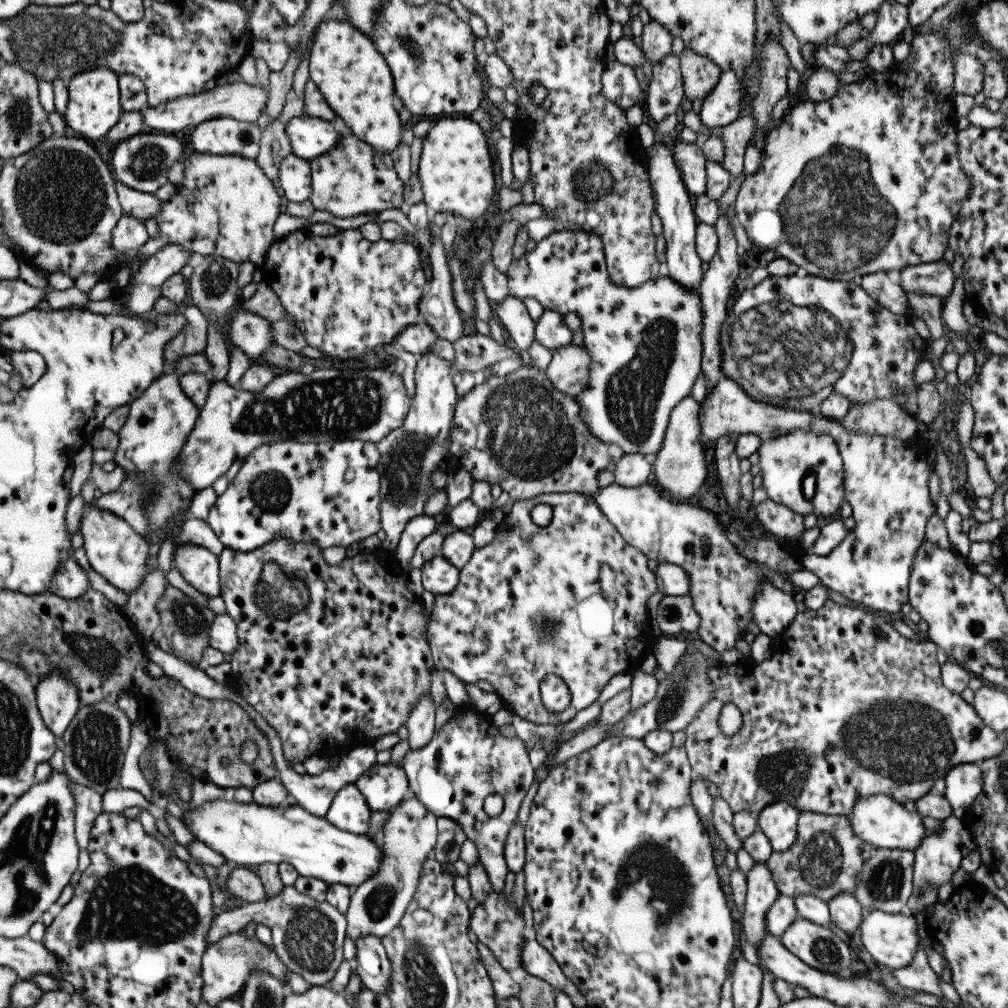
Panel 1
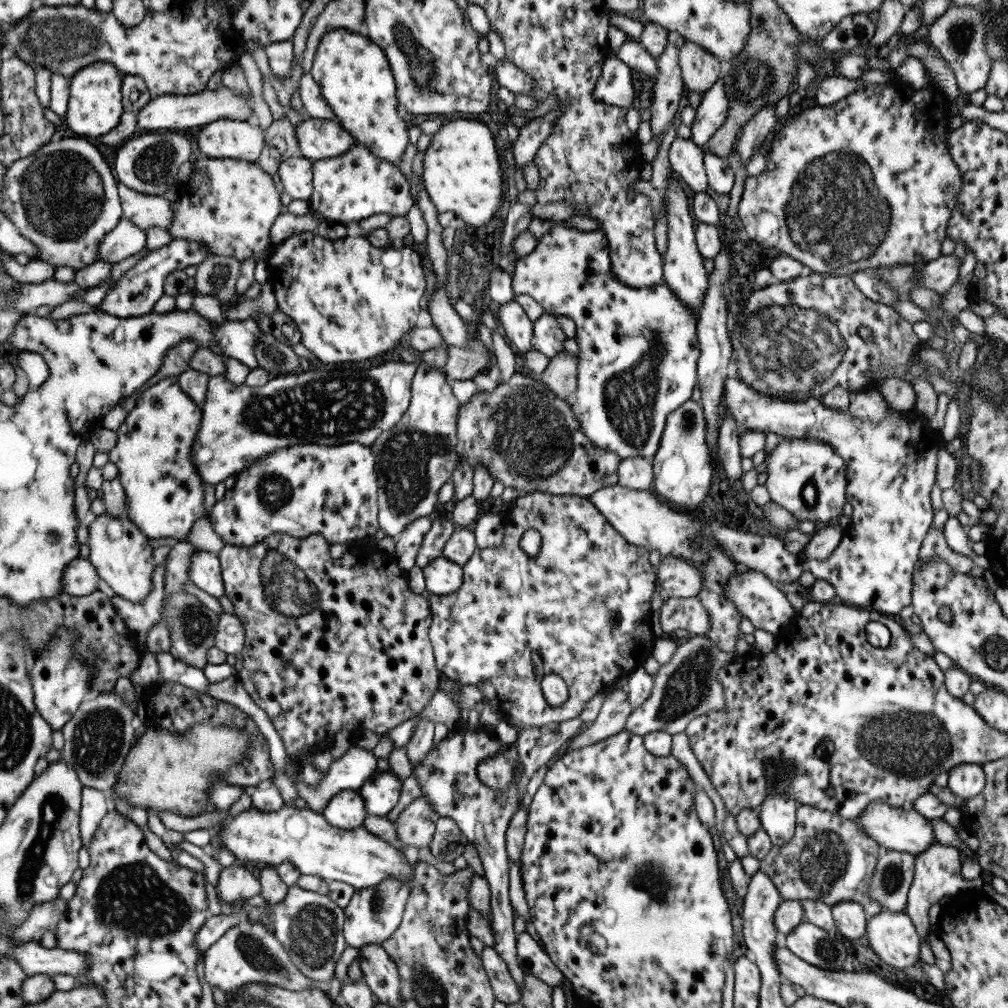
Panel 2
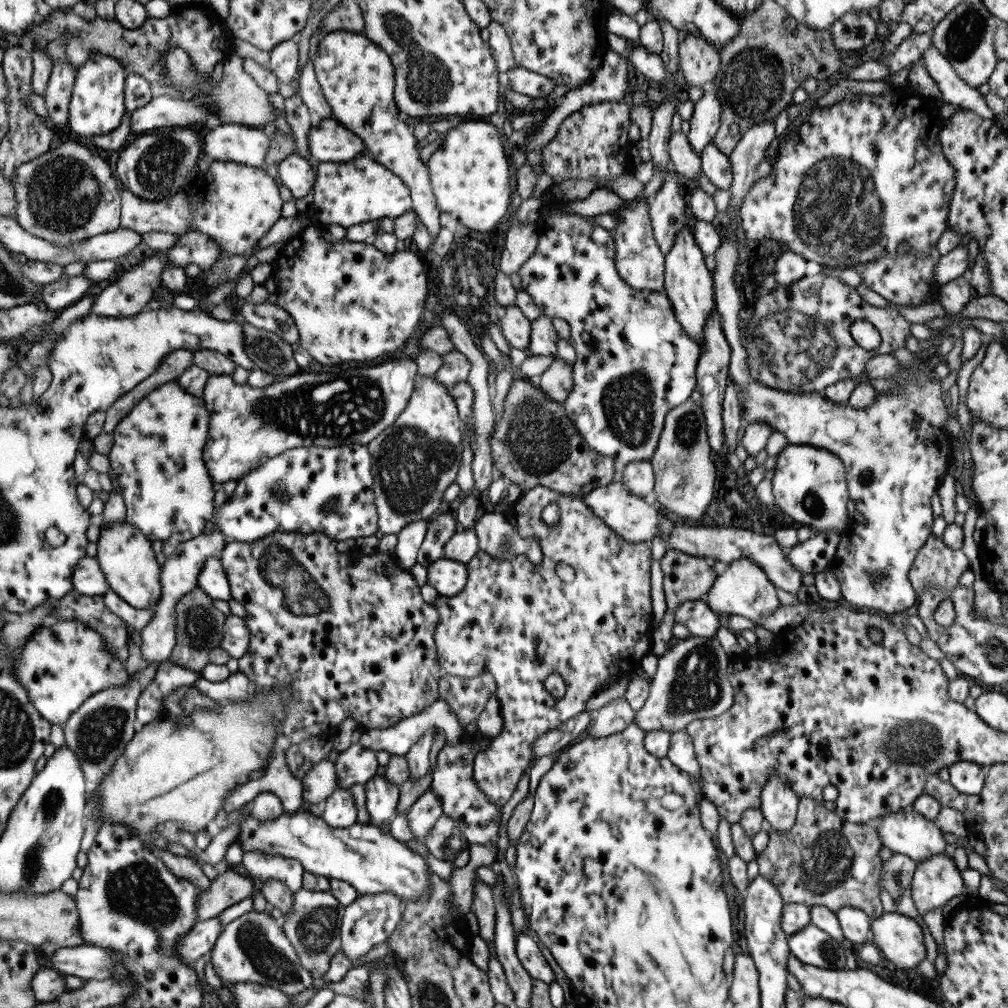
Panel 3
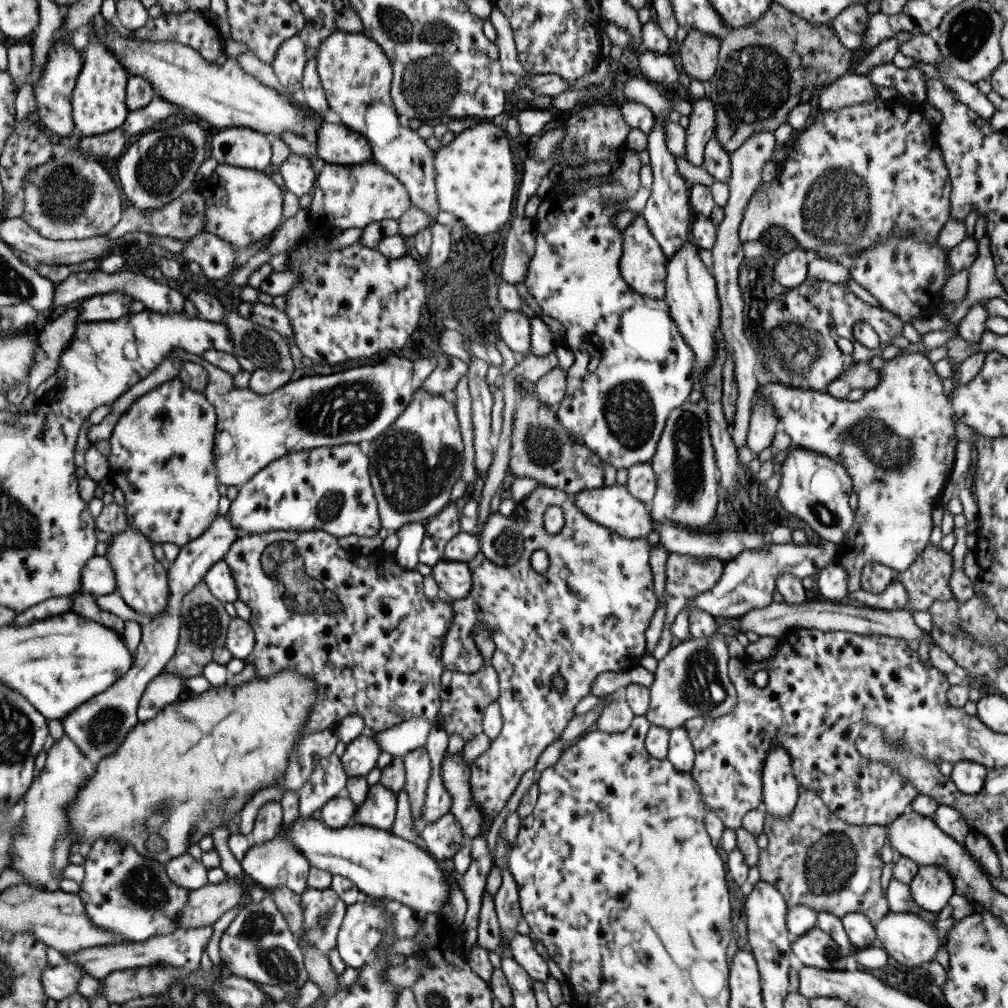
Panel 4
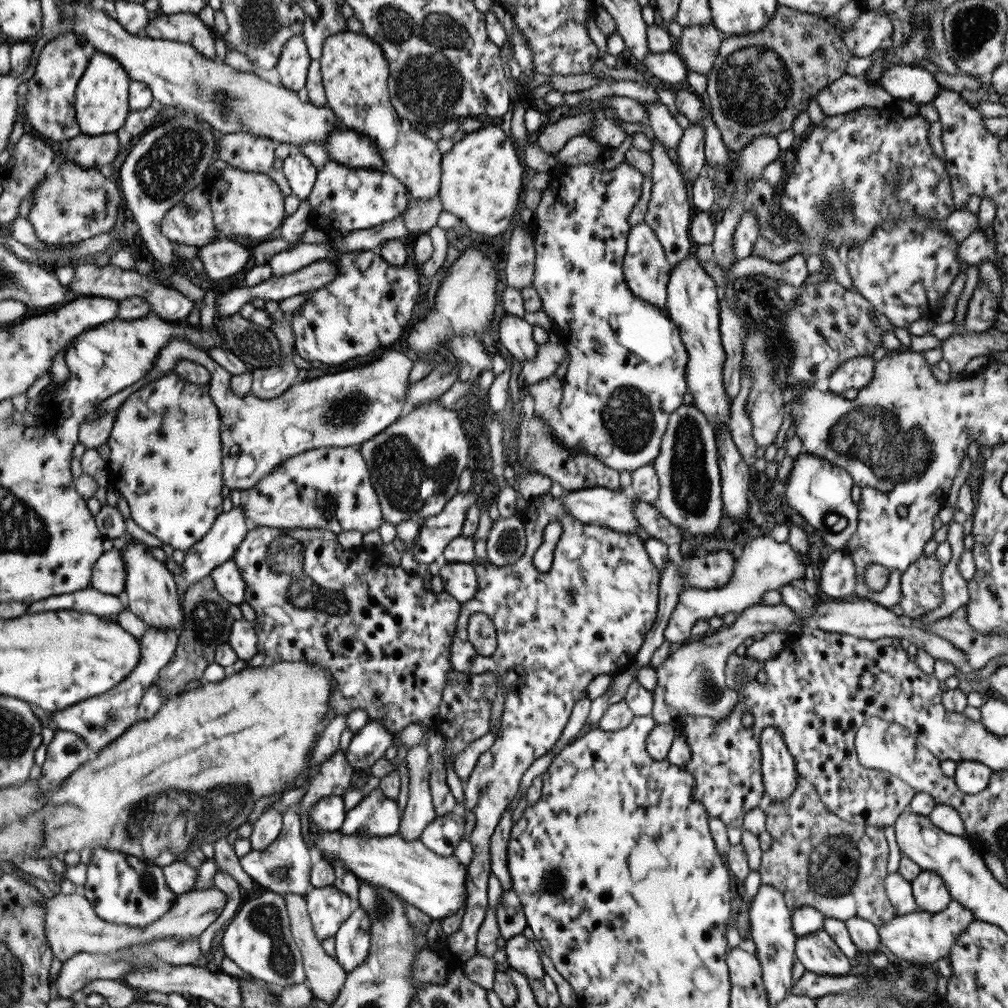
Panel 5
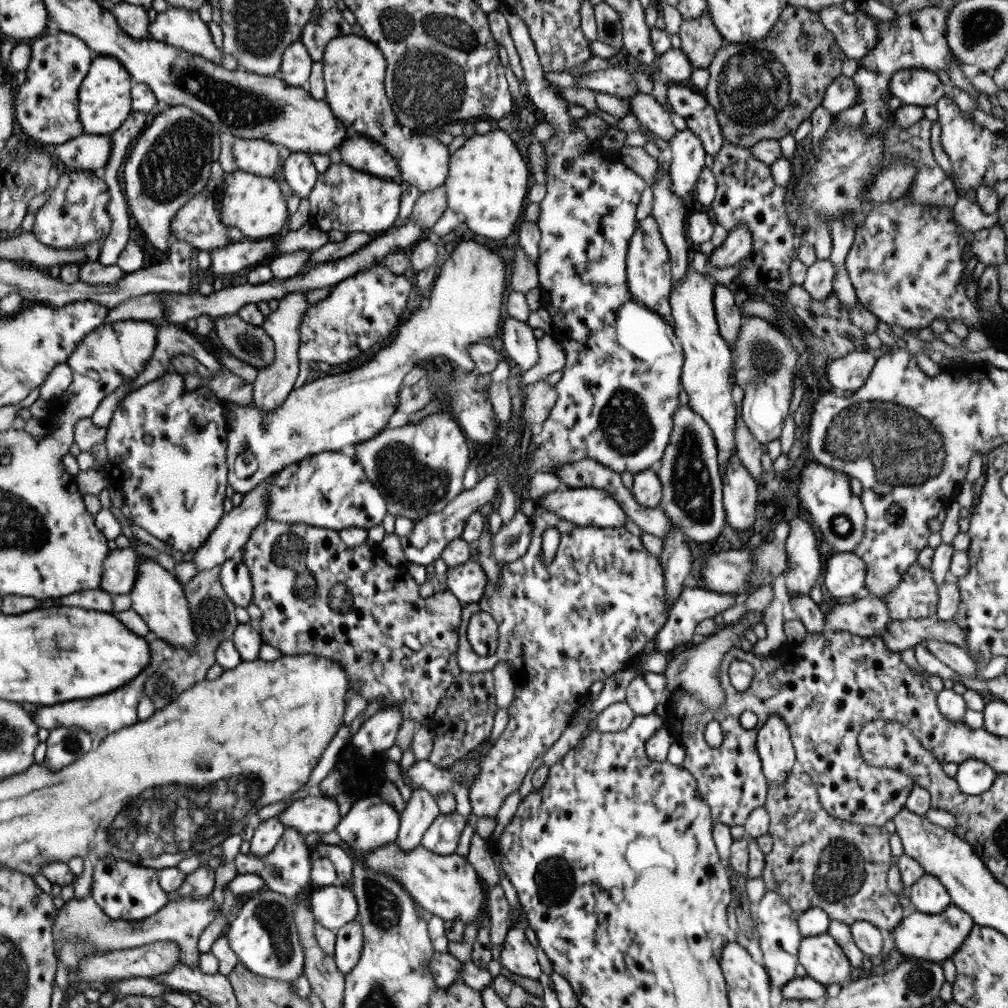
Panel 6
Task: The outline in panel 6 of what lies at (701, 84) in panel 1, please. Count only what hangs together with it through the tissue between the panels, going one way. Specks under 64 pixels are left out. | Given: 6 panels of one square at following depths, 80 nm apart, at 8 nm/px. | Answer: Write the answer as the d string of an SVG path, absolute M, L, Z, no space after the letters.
M709 14L682 20L678 28L680 46L692 69L707 69L724 38L717 32Z

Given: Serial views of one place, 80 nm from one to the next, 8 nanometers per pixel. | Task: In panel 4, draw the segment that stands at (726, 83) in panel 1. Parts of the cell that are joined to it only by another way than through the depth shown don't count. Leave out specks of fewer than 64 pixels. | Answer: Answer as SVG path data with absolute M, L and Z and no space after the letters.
M708 97L693 101L685 133L685 160L701 166L706 142L714 138L714 108Z

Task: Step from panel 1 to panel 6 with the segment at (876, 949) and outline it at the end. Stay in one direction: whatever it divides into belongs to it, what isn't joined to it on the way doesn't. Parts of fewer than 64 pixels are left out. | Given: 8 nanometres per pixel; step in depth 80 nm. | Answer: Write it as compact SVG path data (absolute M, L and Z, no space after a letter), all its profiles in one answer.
M951 904L944 912L937 915L922 914L916 911L905 915L905 918L902 918L899 924L889 932L893 937L894 948L901 956L907 955L910 959L941 964L963 944L973 924L969 915Z

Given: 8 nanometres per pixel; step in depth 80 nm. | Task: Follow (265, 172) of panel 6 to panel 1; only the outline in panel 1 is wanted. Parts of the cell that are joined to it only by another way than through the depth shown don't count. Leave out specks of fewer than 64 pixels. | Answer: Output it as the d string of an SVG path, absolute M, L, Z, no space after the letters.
M211 117L193 125L189 142L193 152L254 159L262 133L255 122Z

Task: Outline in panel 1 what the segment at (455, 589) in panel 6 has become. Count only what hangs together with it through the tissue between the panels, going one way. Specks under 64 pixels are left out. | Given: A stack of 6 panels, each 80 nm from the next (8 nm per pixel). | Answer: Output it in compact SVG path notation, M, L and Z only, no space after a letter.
M440 556L425 562L420 571L422 587L435 596L449 594L456 587L459 569Z

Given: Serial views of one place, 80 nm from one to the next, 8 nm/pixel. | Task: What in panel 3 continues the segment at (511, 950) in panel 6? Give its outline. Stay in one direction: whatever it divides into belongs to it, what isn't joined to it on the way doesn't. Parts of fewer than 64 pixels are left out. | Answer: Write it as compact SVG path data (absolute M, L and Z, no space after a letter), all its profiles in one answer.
M517 934L514 949L519 965L532 980L541 980L548 985L555 981L555 974L551 966L547 964L535 942L529 936Z

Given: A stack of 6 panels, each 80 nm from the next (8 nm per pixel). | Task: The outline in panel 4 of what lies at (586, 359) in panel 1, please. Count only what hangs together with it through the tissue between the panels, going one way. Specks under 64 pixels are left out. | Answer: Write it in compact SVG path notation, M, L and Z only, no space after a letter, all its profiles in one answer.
M557 364L536 380L532 392L540 403L549 407L551 412L556 412L559 407L558 404L563 398L565 385L566 371Z

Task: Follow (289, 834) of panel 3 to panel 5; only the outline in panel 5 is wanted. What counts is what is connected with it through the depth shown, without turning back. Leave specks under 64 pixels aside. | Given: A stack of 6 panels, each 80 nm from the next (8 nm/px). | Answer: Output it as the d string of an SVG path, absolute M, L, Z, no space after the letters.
M319 830L313 833L312 839L315 846L322 852L322 859L329 865L333 867L334 860L336 860L358 880L364 880L369 886L380 886L385 891L397 895L405 905L414 906L423 915L429 916L430 920L441 920L456 913L461 906L464 908L467 906L465 905L467 891L464 887L466 866L459 864L453 855L439 856L431 852L419 840L406 841L397 834L384 837L360 837L356 834L344 835L341 831L323 832Z

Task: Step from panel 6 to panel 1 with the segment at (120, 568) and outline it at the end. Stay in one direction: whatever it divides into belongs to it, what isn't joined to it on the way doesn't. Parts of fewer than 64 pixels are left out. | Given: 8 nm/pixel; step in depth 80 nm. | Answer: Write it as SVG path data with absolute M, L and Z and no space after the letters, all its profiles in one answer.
M73 557L67 558L67 560L59 564L50 576L50 593L67 600L81 596L89 587L85 571L76 564Z

